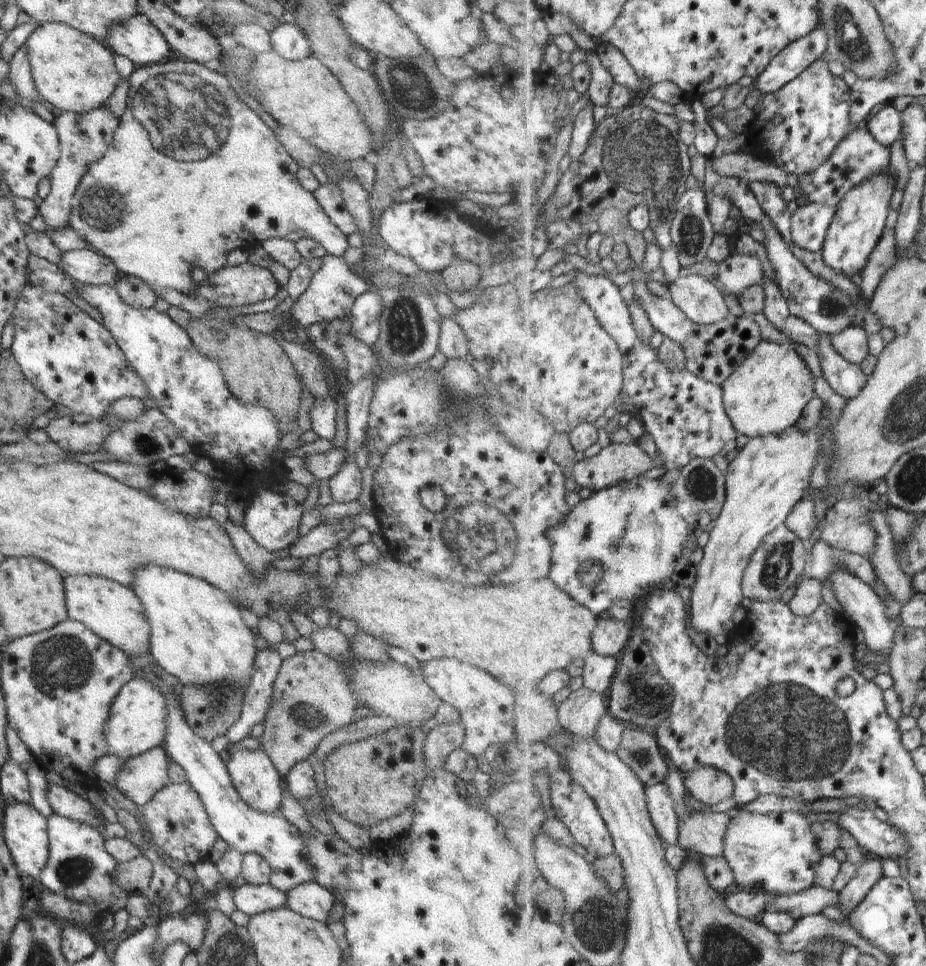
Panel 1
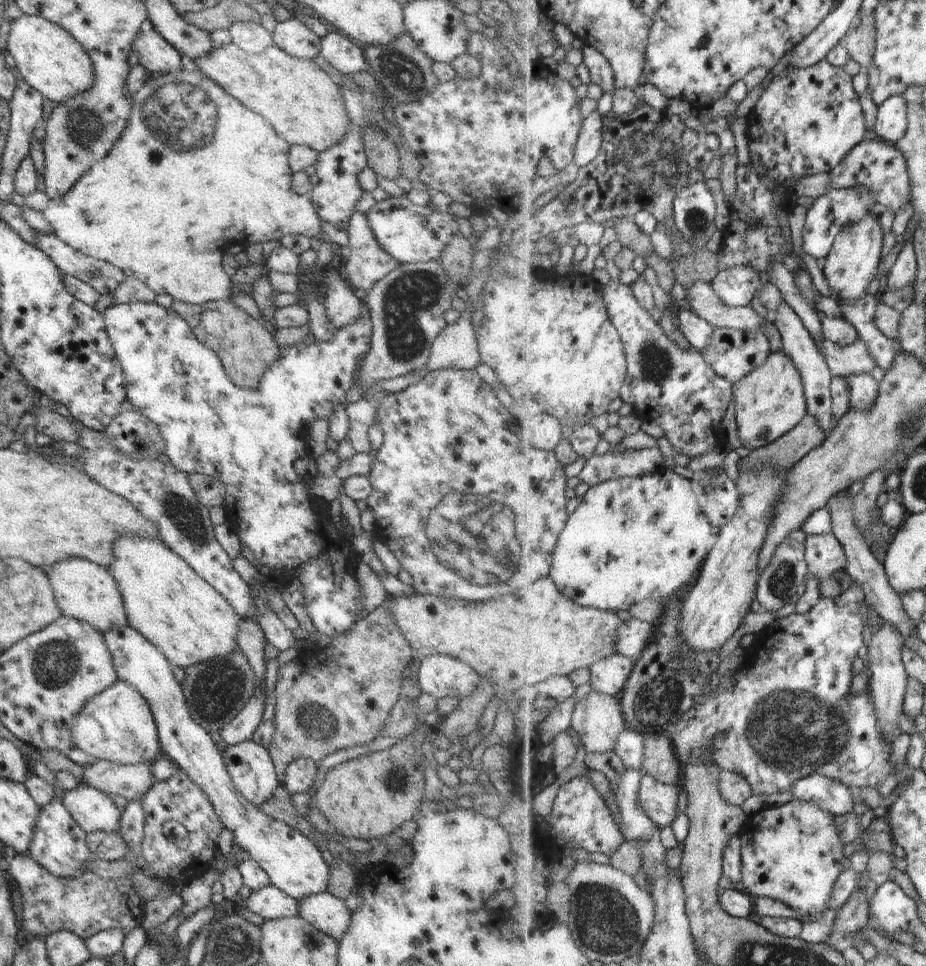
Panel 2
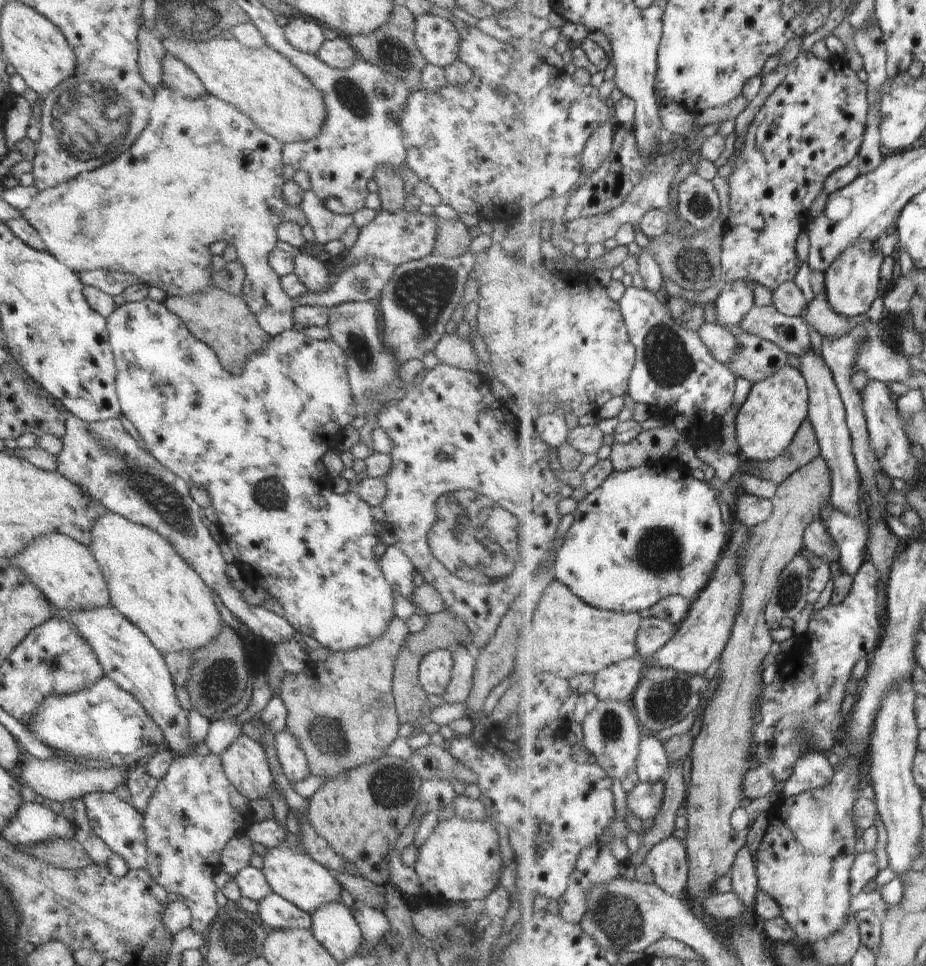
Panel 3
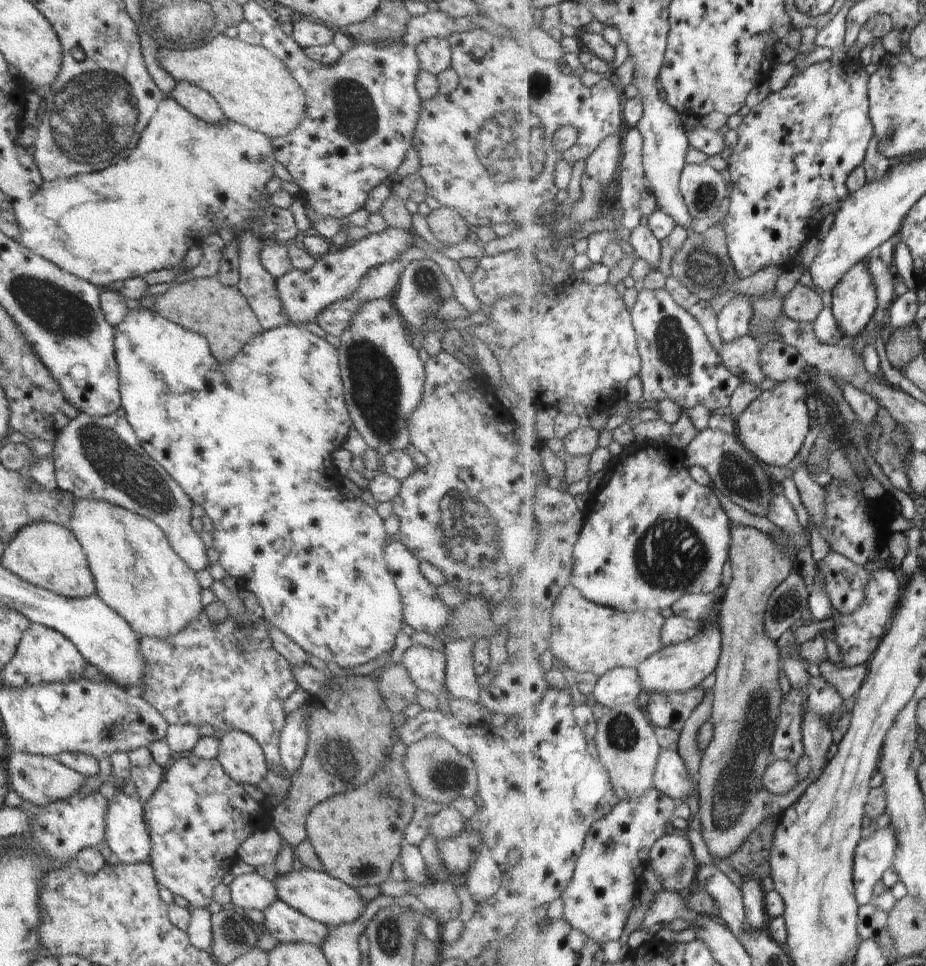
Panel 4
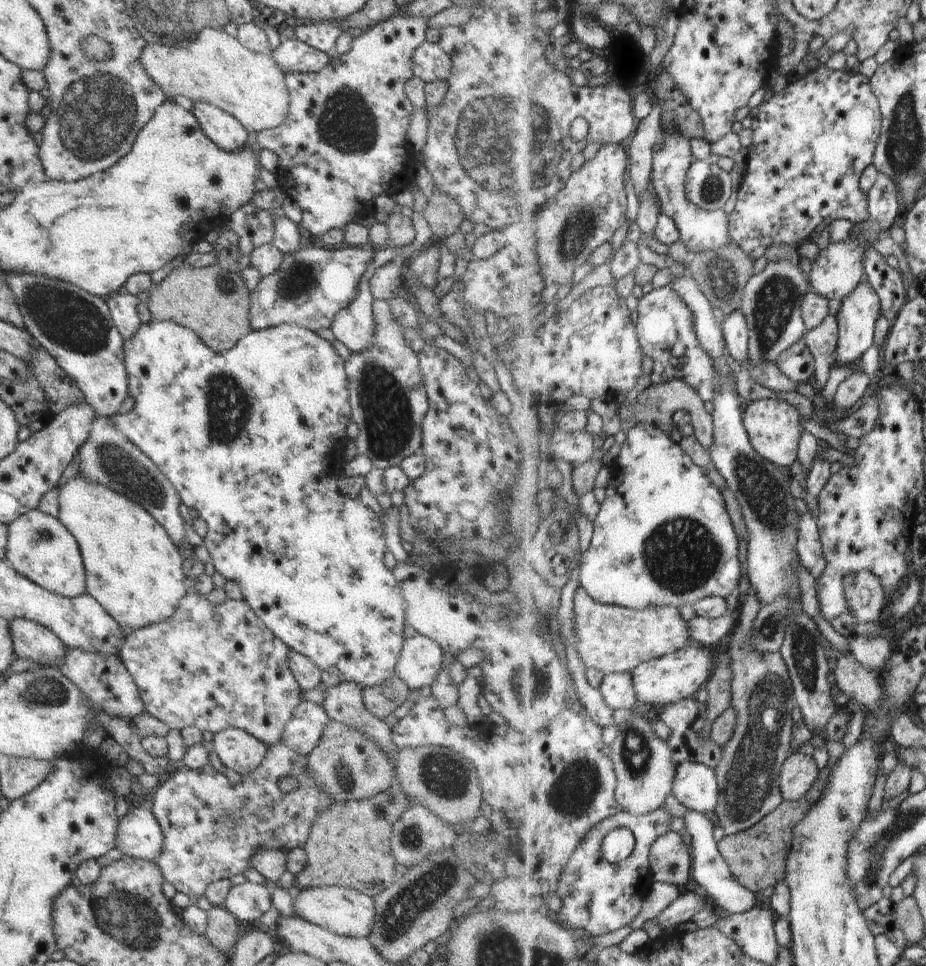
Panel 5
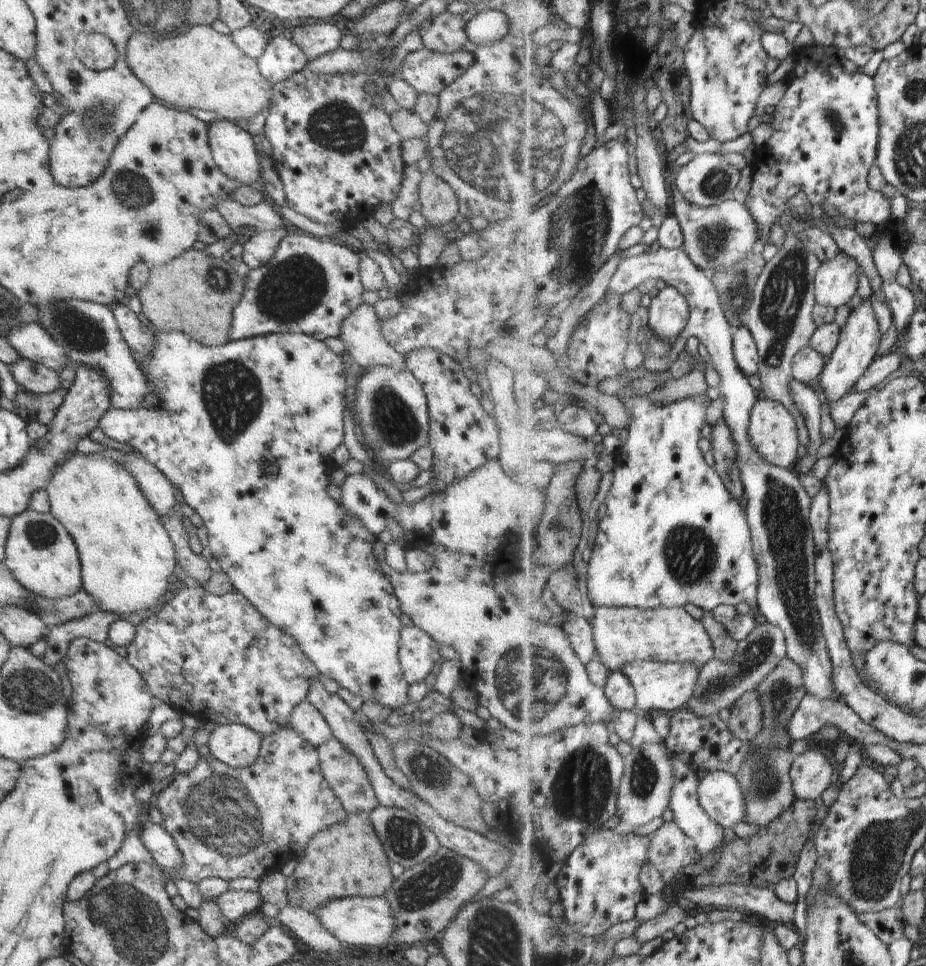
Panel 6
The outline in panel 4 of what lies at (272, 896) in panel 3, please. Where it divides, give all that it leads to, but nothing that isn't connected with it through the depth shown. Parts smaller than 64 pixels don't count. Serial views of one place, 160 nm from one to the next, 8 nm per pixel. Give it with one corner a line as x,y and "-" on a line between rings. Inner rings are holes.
277,899
263,911
261,929
272,935
280,944
312,944
320,949
322,940
328,936
328,927
310,920

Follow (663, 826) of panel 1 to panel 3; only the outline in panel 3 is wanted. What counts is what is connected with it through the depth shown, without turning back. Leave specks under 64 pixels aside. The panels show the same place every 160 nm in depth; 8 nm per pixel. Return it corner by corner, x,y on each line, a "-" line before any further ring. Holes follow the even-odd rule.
665,780
636,785
629,794
629,808
641,819
655,819
660,814
667,795

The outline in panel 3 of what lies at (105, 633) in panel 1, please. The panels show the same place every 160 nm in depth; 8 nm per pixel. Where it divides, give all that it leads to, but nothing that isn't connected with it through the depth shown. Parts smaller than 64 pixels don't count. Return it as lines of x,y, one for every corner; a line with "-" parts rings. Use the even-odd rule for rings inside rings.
65,534
36,537
19,555
7,561
20,568
47,601
59,609
78,612
111,605
108,585
91,550

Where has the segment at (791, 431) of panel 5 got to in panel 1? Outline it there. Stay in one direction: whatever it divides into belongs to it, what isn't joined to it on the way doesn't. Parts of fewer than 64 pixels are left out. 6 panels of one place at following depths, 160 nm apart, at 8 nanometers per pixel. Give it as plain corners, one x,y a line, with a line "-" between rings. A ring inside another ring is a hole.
763,340
722,384
725,407
739,434
751,438
777,435
798,426
806,407
816,396
816,380
810,366
790,343

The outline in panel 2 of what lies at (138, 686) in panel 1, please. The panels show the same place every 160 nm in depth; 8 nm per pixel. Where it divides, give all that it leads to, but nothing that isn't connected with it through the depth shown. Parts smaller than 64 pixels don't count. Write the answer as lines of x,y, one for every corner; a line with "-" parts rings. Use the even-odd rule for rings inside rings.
120,680
84,705
83,711
75,718
75,723
71,727
71,735
74,746
89,756
94,756
96,761
137,765
153,763
162,755
158,729
147,700
131,684

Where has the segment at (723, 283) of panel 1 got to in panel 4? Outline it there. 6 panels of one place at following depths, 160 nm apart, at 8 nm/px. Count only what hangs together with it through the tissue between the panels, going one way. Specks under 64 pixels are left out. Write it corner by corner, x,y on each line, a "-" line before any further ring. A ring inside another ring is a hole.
734,297
719,313
719,332
724,343
736,342
751,334
754,319
753,297

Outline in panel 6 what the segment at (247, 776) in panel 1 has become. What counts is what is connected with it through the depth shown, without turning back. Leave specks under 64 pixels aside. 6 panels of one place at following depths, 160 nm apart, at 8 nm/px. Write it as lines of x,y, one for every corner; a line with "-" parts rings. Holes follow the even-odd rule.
239,723
216,725
207,743
210,754
229,768
247,768
256,762
261,737

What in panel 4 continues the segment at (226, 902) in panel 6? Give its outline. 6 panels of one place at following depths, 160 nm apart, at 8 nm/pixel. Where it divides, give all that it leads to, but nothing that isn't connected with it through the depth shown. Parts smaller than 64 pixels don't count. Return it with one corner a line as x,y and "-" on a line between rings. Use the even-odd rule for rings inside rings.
254,872
235,876
229,885
232,904
237,910
259,910
263,912
278,899
273,880
266,873

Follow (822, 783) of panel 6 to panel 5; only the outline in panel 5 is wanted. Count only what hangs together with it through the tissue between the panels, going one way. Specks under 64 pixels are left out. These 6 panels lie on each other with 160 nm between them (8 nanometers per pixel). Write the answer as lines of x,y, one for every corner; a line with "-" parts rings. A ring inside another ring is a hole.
794,752
782,772
782,792
786,800
802,800
820,780
820,768
812,755

